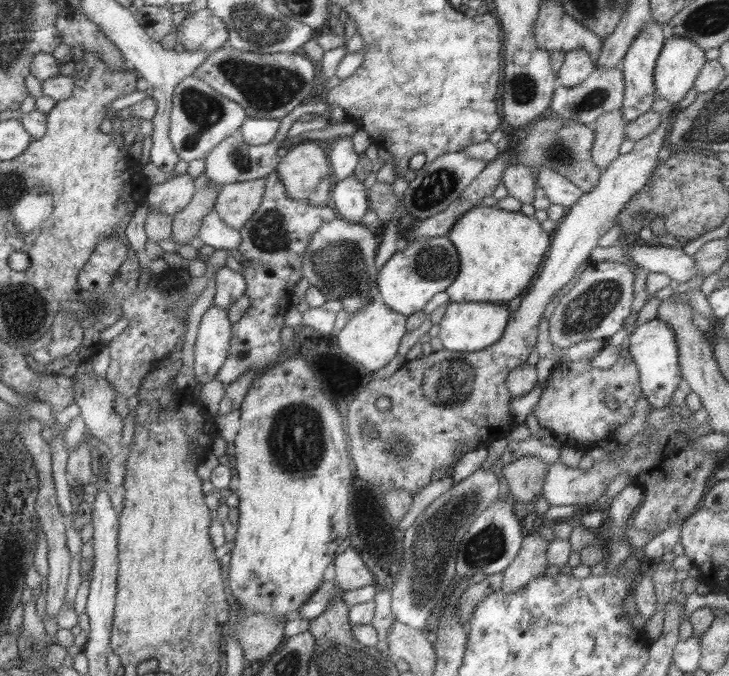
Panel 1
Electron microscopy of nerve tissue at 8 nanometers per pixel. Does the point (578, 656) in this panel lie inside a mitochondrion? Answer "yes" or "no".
no

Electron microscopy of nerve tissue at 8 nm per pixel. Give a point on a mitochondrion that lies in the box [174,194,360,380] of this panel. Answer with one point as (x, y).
(269, 234)

